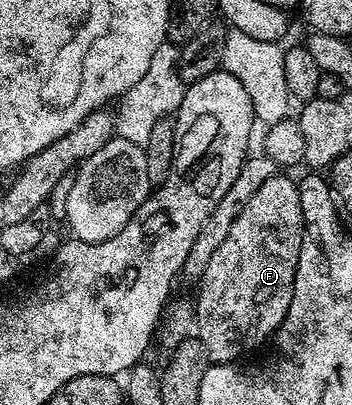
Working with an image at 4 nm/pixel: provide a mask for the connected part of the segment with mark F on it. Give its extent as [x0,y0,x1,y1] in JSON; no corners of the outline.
[196,174,302,364]

